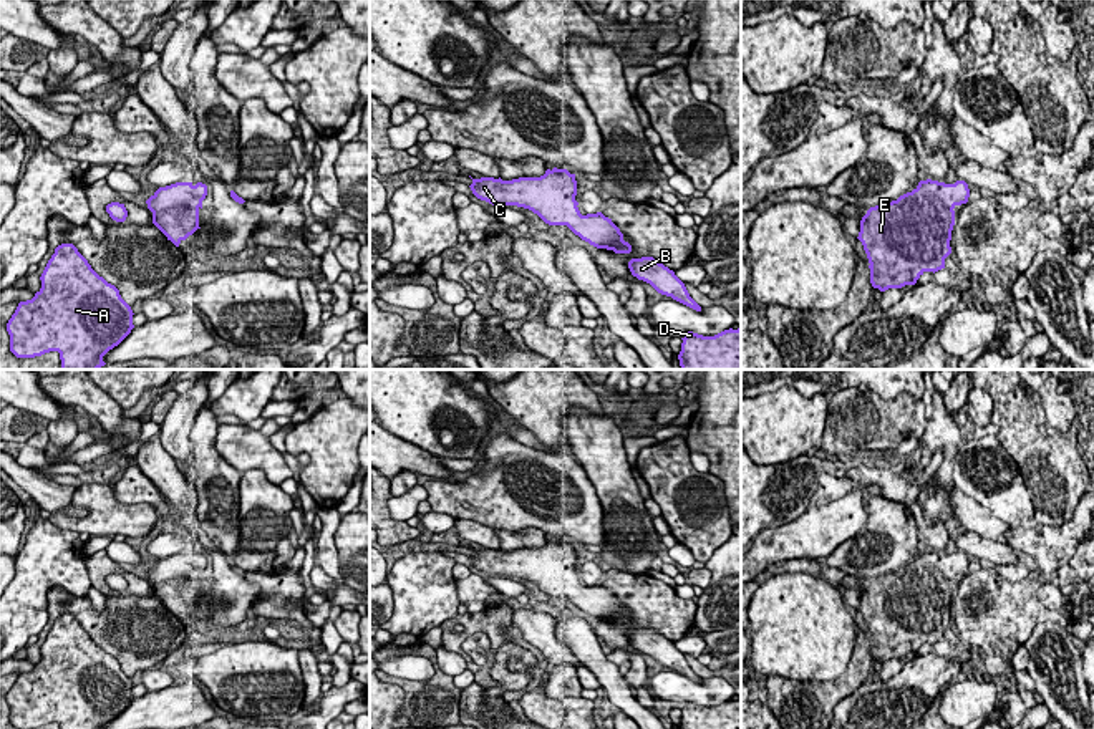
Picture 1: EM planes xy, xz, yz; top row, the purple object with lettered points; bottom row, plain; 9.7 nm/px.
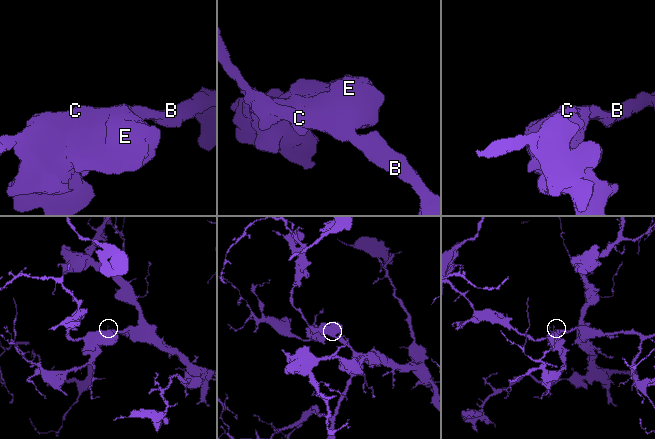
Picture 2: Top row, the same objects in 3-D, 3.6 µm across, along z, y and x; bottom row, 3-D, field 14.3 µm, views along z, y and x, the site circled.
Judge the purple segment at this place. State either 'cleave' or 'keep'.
keep

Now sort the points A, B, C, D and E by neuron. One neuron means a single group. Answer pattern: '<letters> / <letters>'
A B C D E

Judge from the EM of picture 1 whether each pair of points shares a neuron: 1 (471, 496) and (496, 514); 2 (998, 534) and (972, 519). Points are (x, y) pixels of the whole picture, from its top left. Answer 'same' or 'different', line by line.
1: same
2: same

